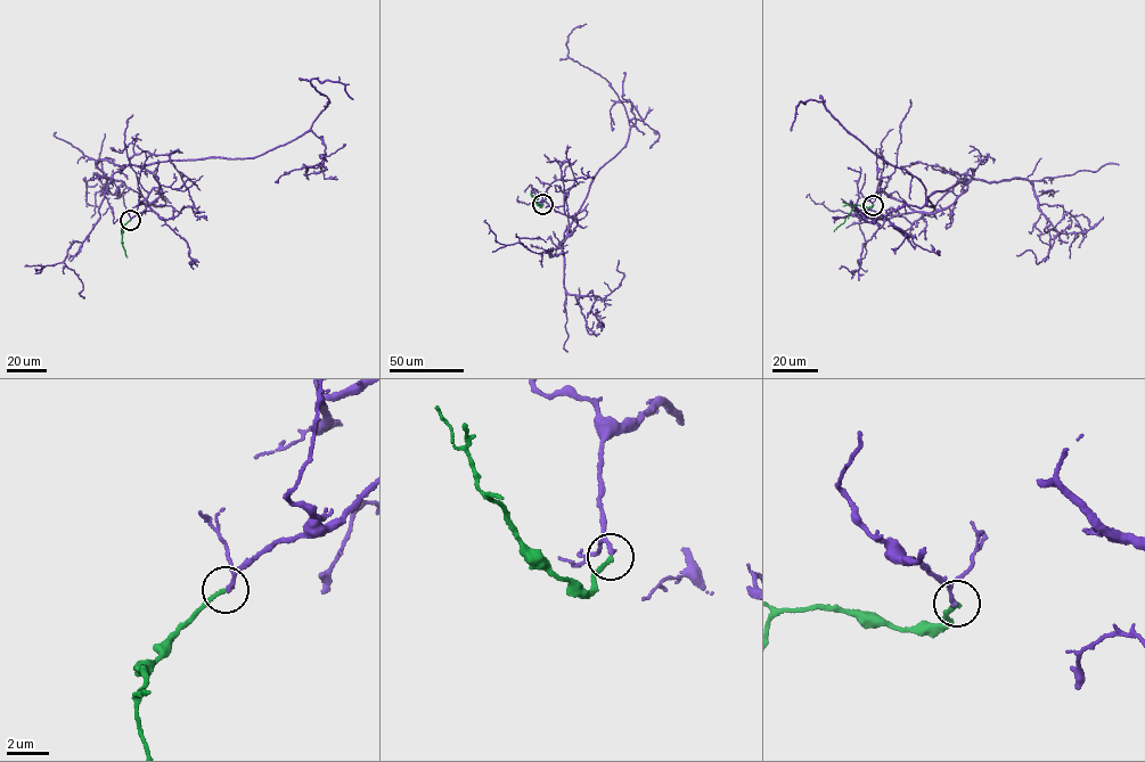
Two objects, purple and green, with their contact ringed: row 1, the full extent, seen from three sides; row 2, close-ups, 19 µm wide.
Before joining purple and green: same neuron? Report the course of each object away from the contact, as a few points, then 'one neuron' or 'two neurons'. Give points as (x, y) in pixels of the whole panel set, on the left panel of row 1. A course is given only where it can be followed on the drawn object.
course purple (130, 220), (161, 189), (145, 166), (285, 145), (327, 106), (313, 79), (340, 81), (353, 99); course green (129, 220), (121, 231), (127, 257); one neuron

